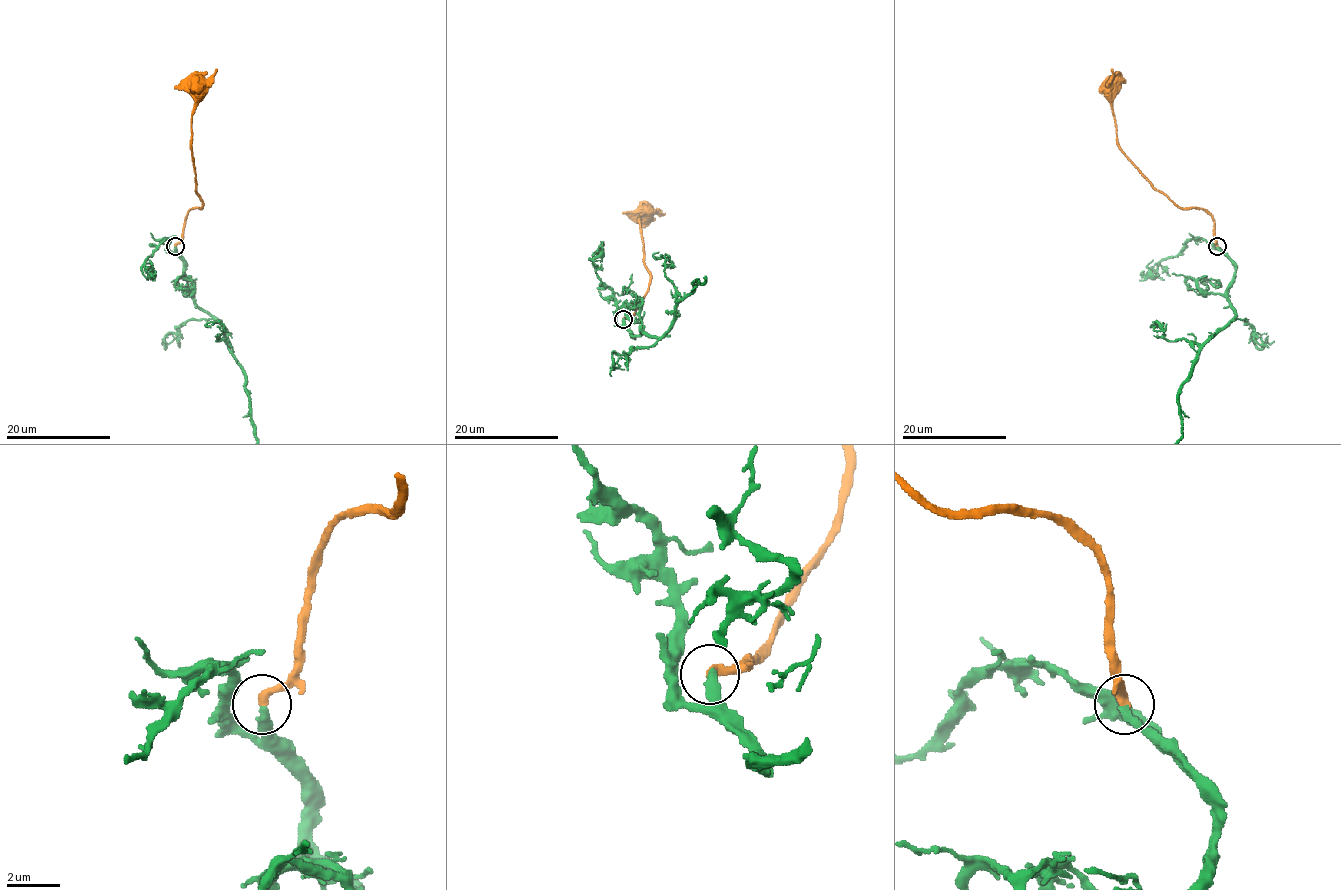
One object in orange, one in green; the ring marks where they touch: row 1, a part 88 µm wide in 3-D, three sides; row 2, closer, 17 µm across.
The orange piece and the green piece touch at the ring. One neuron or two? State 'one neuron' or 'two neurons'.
one neuron

